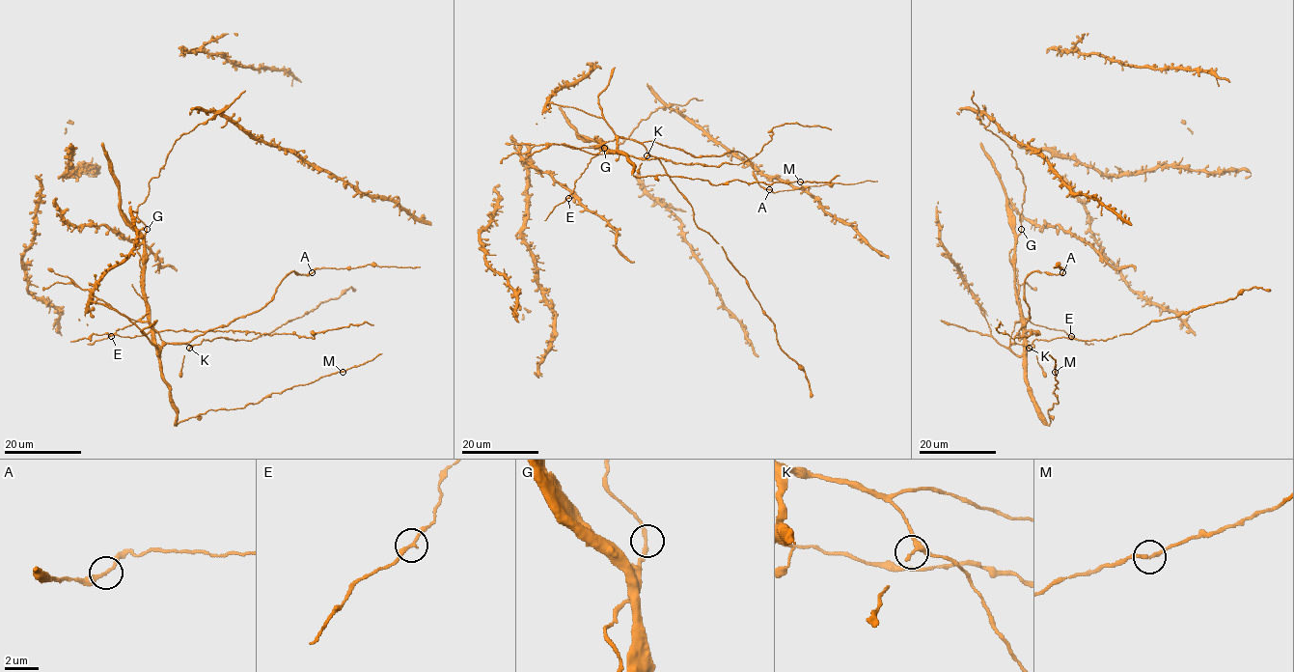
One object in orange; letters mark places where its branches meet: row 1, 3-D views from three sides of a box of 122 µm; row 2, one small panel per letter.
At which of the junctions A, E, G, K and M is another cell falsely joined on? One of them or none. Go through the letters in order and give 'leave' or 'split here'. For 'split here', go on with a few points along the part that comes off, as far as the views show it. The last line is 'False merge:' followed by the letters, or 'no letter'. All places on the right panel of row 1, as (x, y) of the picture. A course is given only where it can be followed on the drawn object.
A: leave
E: leave
G: leave
K: leave
M: leave
False merge: no letter

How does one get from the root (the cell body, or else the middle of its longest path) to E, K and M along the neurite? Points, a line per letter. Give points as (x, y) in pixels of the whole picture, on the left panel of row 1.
E: (146, 229), (147, 313), (111, 336)
K: (146, 229), (145, 297), (155, 347), (159, 355), (167, 344), (188, 344), (190, 348)
M: (146, 229), (145, 297), (161, 378), (170, 389), (177, 425), (209, 410), (242, 408), (272, 393), (343, 372)

